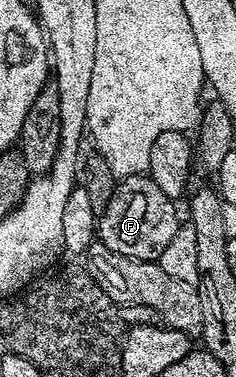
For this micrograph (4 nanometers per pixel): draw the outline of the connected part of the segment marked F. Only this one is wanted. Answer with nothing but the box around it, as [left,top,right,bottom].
[97,175,178,262]

